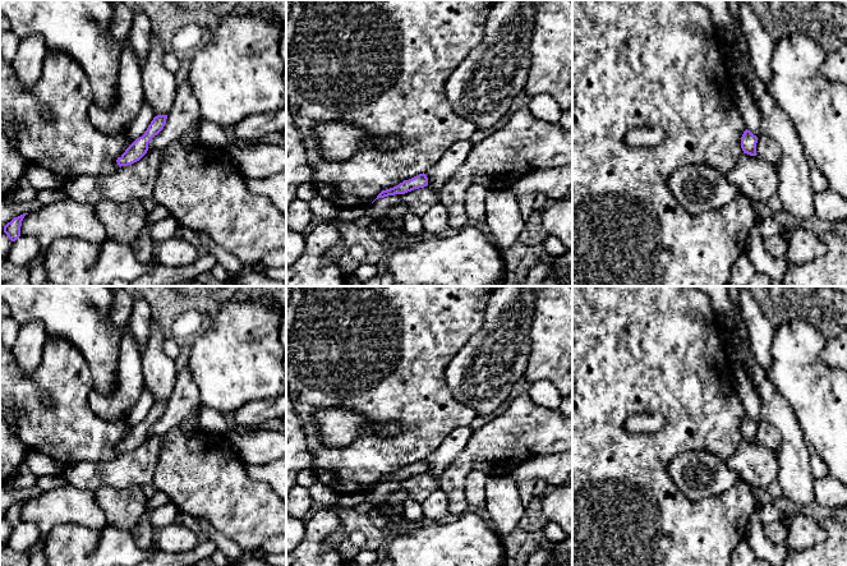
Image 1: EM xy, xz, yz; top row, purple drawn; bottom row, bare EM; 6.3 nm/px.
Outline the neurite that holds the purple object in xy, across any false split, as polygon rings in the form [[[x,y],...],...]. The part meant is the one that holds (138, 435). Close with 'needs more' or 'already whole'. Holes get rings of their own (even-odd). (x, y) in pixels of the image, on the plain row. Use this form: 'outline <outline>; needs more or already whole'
outline [[[157,401],[153,404],[151,410],[148,411],[144,420],[137,424],[125,438],[118,443],[116,448],[121,452],[132,451],[139,447],[148,437],[148,429],[152,427],[155,422],[157,422],[166,410],[167,401]]]; already whole

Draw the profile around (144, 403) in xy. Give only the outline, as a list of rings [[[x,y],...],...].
[[[143,386],[142,394],[132,409],[130,414],[125,418],[125,431],[129,433],[137,424],[142,423],[148,411],[153,406],[152,394]]]

